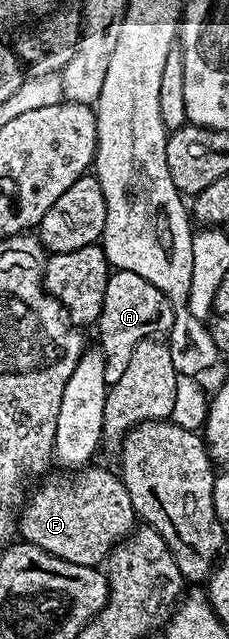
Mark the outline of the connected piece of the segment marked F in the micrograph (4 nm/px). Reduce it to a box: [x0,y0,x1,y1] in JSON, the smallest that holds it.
[17,466,136,567]

